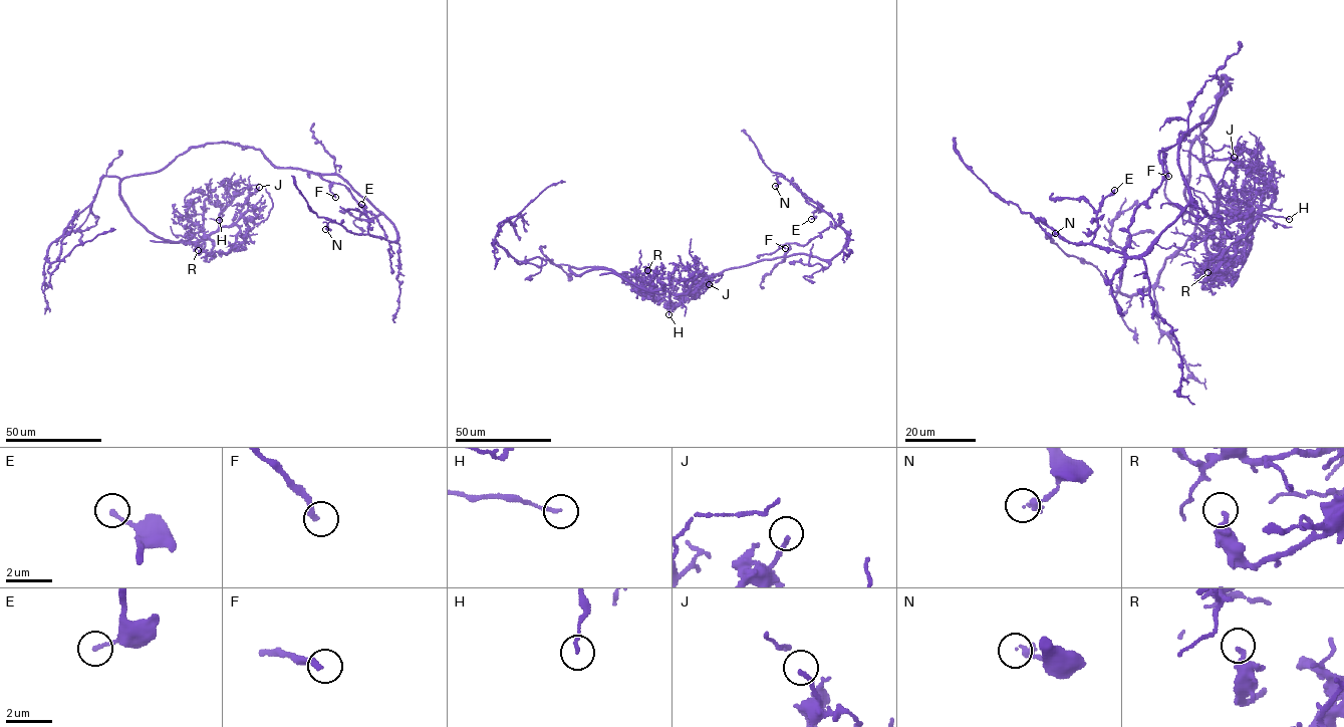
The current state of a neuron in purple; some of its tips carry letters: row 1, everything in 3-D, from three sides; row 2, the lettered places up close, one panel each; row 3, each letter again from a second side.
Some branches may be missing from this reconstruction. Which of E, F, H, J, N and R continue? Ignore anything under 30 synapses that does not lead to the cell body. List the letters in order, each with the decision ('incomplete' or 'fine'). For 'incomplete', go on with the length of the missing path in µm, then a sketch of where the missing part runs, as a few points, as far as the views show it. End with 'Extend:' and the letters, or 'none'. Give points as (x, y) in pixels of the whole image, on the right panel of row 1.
E: fine
F: fine
H: fine
J: fine
N: fine
R: fine
Extend: none

